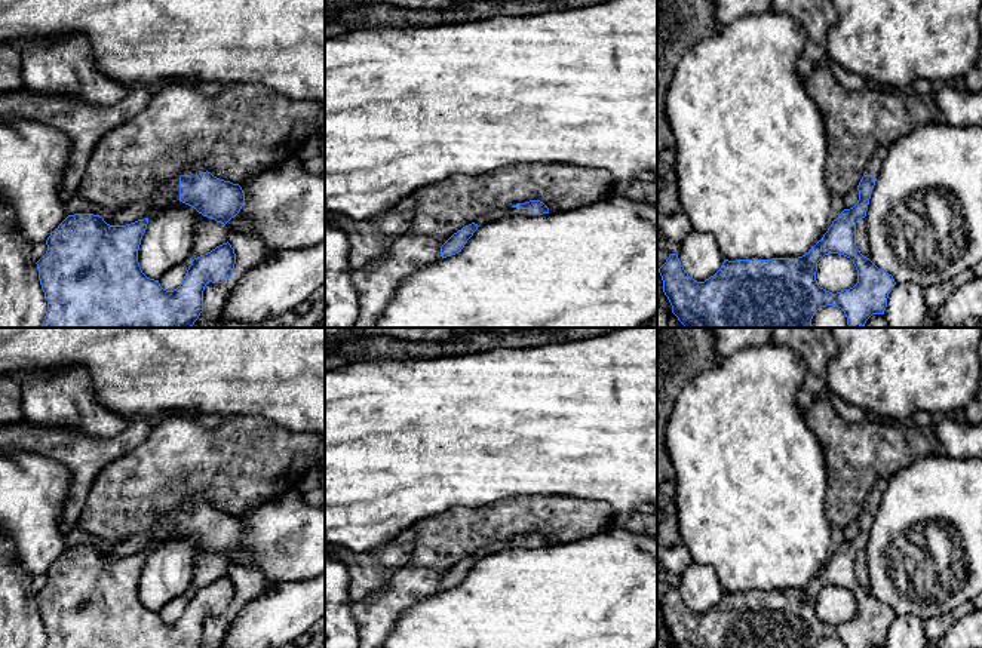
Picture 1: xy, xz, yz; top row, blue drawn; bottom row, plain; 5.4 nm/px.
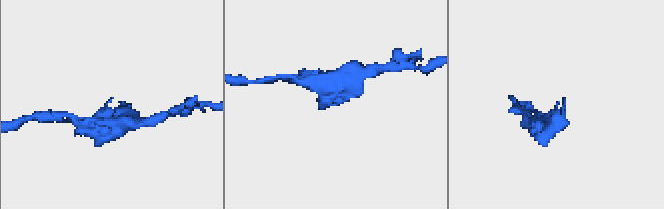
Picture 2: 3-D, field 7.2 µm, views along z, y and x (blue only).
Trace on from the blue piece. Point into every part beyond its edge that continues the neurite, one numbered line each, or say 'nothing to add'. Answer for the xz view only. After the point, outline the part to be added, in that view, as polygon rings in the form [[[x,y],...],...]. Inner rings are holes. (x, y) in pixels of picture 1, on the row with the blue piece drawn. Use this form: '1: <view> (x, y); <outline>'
1: xz (499, 214); [[[504,208],[504,209],[495,209],[492,212],[482,215],[482,224],[487,224],[490,221],[503,219],[507,216],[515,216],[515,215],[534,216],[531,209]]]

